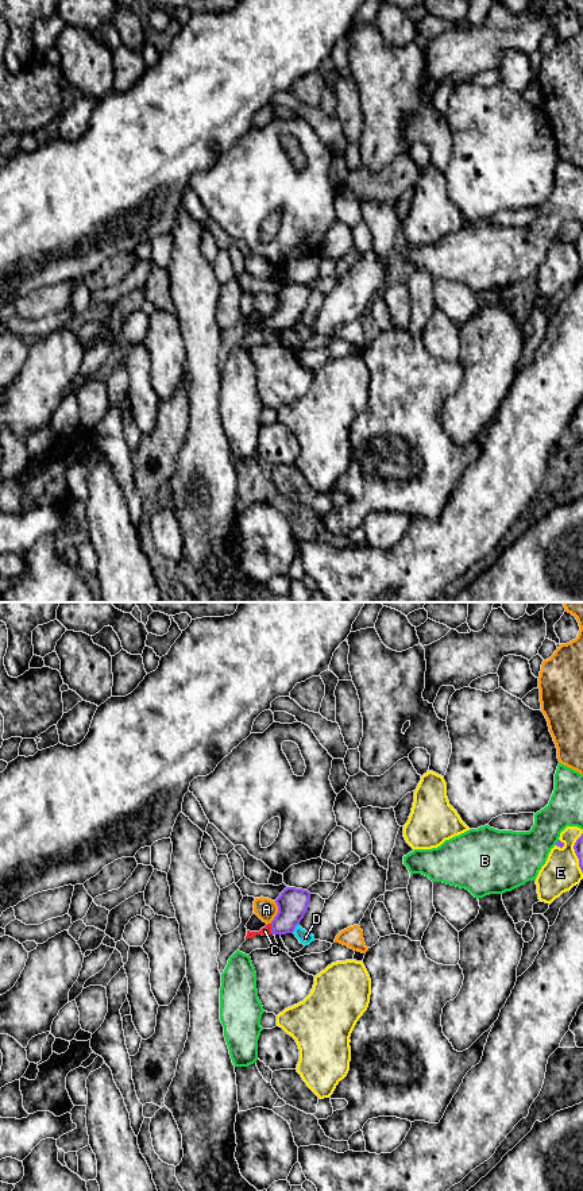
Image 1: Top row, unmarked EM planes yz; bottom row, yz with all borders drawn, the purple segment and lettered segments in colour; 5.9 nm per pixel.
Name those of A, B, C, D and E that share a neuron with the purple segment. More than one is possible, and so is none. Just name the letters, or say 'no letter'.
C

